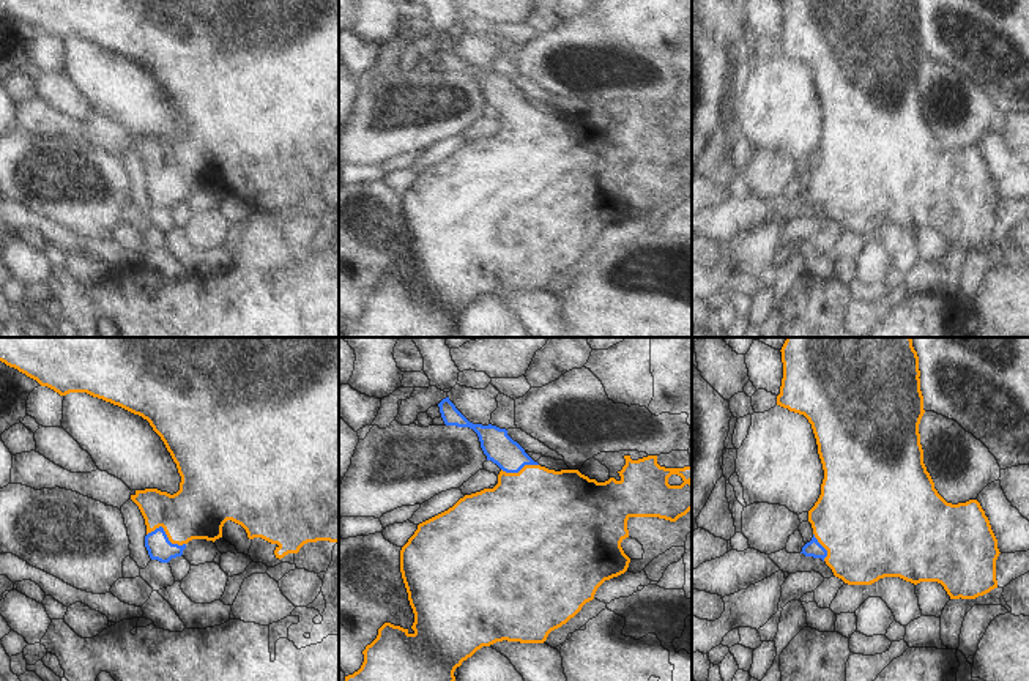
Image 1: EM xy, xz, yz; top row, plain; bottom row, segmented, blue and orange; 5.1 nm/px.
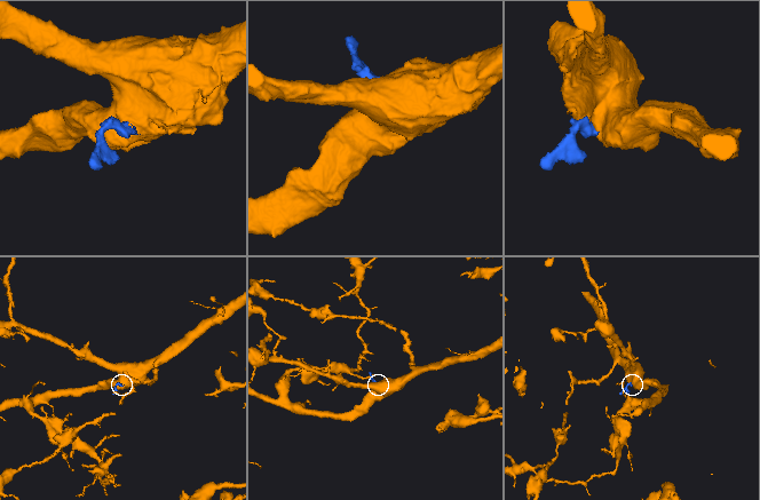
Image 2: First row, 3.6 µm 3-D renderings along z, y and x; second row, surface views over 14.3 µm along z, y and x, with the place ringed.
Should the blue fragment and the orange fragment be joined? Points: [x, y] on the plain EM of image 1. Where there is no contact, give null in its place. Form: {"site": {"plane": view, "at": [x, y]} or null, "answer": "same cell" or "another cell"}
{"site": {"plane": "xy", "at": [166, 182]}, "answer": "same cell"}

